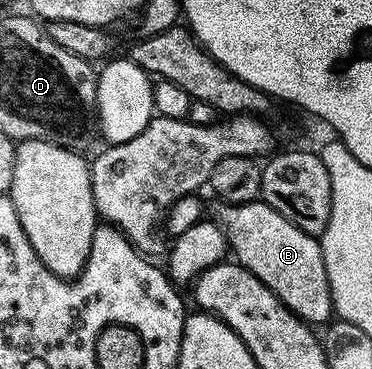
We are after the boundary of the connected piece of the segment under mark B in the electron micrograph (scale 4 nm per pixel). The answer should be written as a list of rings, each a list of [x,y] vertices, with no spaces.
[[[216,200],[212,206],[211,221],[215,222],[228,240],[230,254],[239,265],[246,267],[286,308],[309,324],[327,323],[333,317],[332,293],[326,276],[326,266],[319,241],[302,232],[282,212],[274,212],[263,200],[233,204]]]

